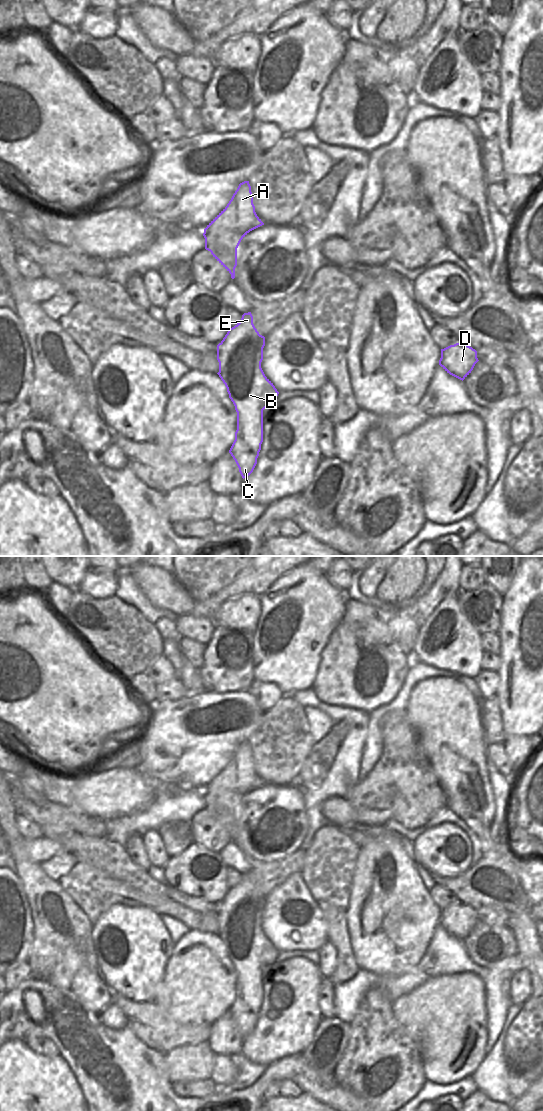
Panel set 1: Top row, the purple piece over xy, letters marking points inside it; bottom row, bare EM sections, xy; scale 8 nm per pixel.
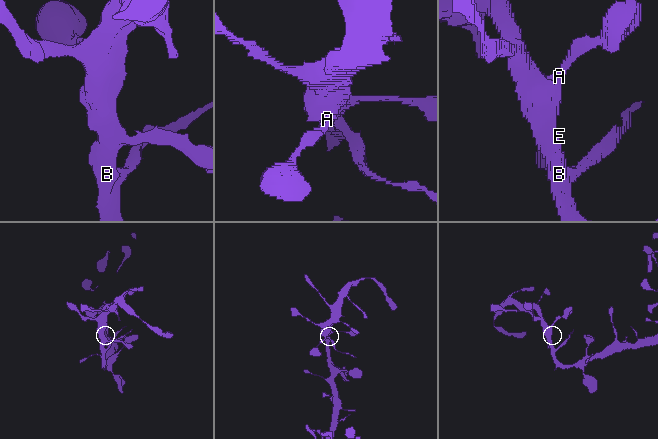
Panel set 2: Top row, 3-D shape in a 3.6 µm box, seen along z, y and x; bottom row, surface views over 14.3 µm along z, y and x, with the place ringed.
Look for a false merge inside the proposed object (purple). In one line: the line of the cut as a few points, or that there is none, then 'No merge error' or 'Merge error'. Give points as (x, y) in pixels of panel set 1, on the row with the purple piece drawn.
No split. No merge error

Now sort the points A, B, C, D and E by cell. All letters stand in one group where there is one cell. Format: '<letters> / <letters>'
A B C D E

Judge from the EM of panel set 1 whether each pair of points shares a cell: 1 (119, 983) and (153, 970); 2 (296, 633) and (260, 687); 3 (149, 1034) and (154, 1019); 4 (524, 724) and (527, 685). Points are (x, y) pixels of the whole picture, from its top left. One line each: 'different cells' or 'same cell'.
1: same cell
2: different cells
3: different cells
4: same cell

